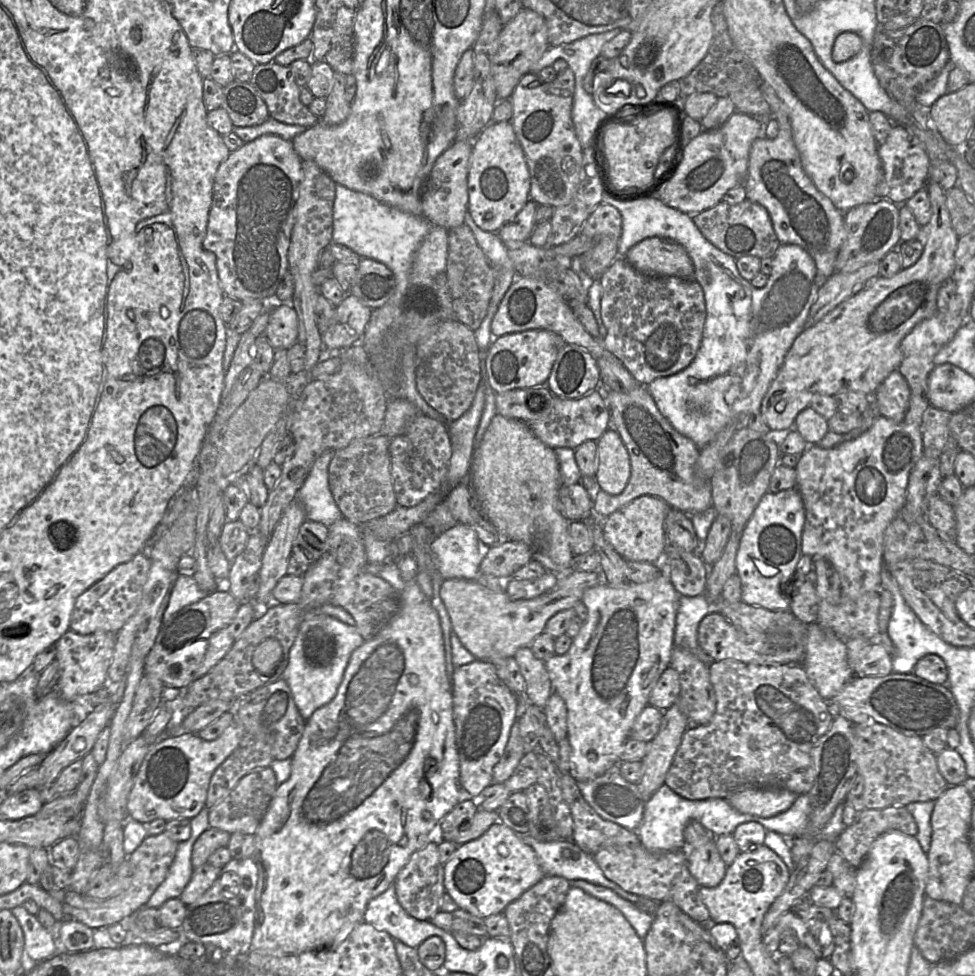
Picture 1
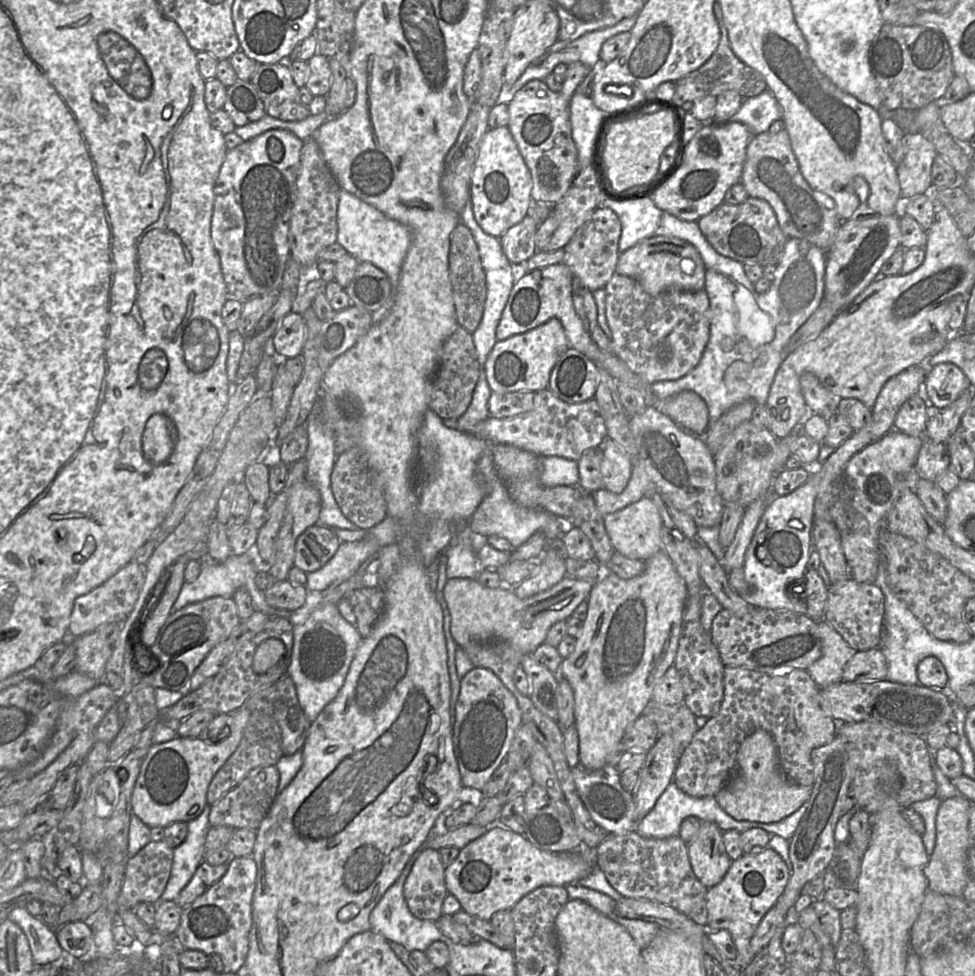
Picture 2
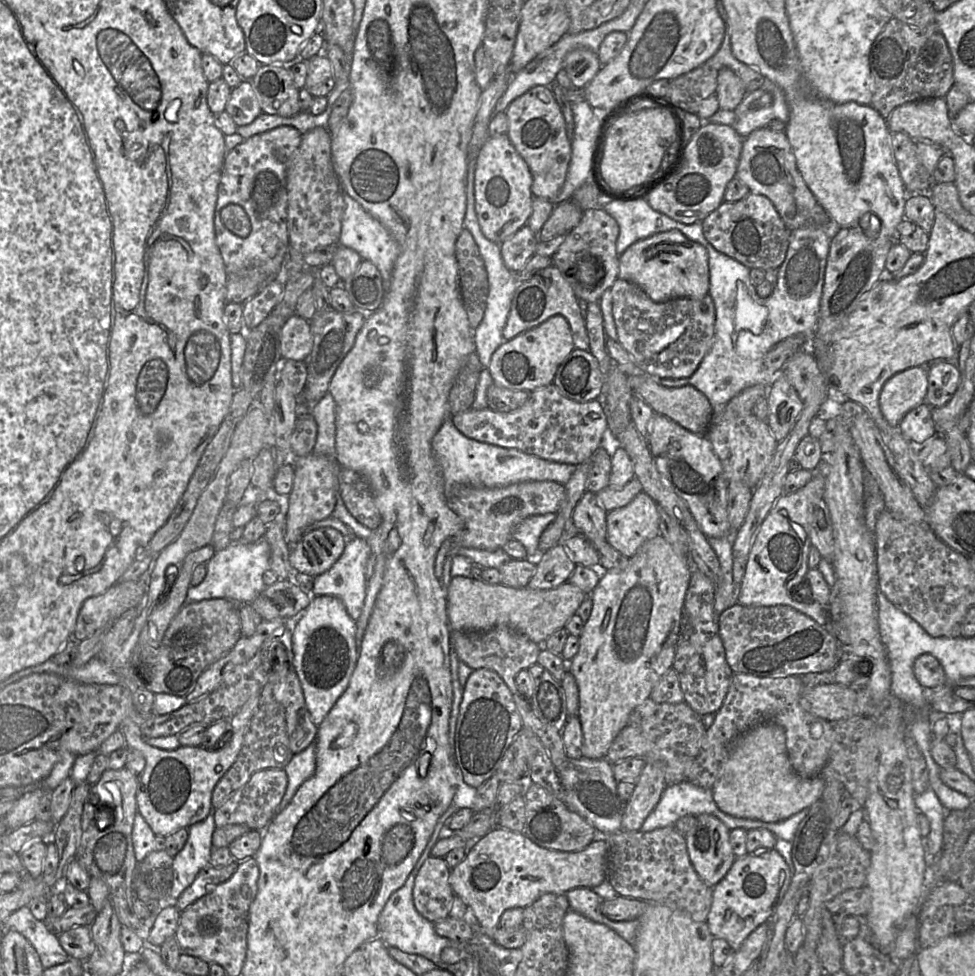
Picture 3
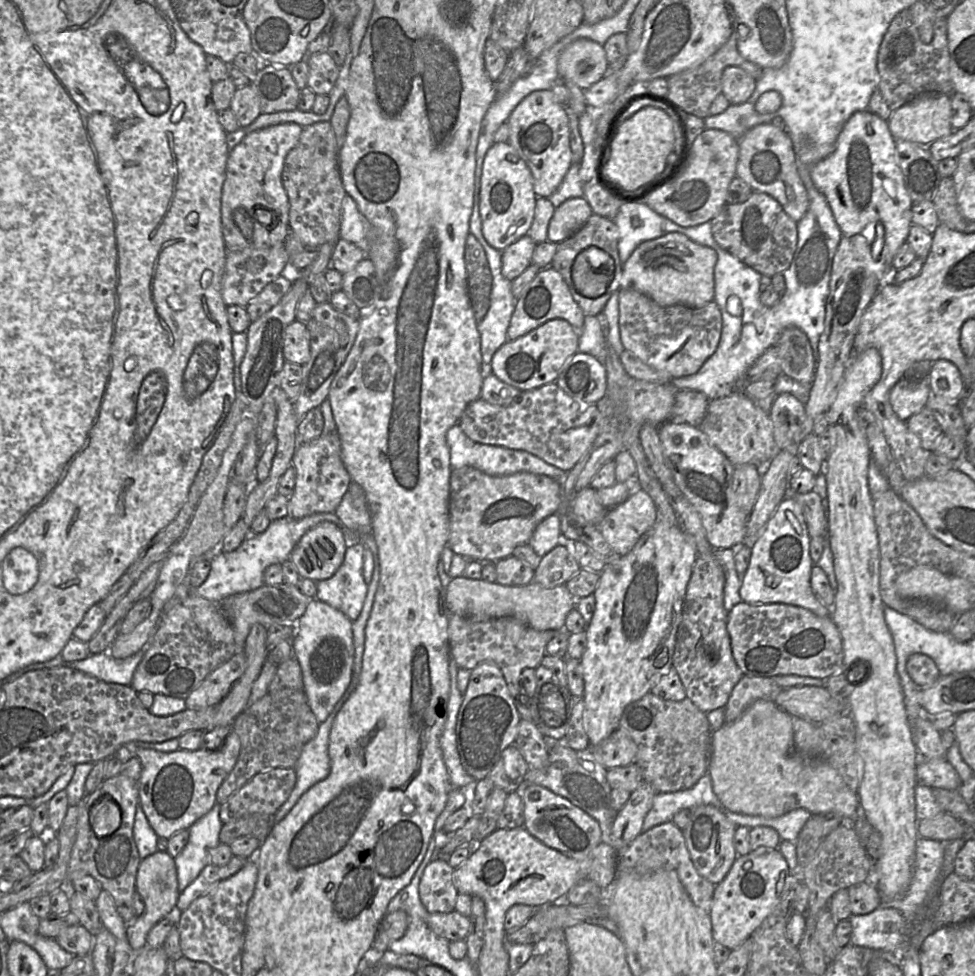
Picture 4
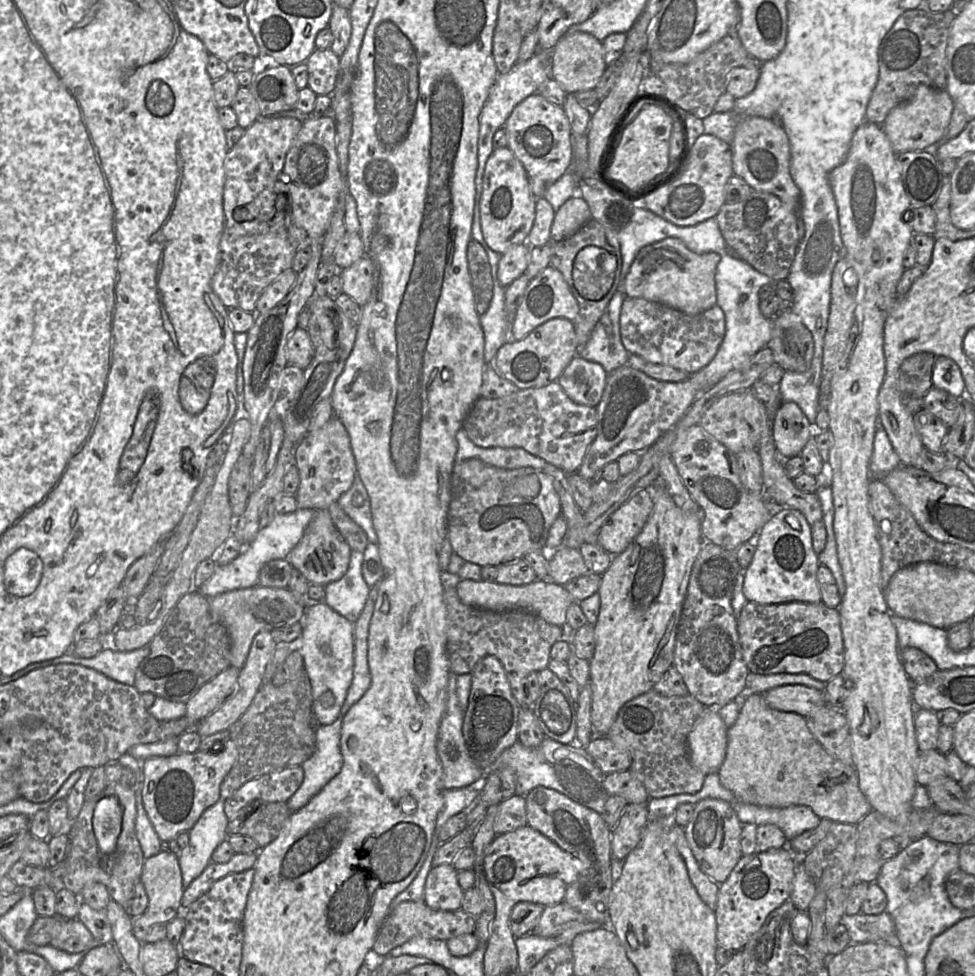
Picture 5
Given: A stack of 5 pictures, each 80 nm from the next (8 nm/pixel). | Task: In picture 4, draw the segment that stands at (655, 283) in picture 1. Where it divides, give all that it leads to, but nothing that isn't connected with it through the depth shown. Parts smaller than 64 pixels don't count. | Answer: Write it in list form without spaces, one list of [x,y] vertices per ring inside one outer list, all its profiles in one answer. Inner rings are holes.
[[[621,288],[619,330],[626,350],[655,370],[680,378],[695,374],[715,352],[721,336],[722,316],[714,300],[701,308],[660,306],[646,294]]]

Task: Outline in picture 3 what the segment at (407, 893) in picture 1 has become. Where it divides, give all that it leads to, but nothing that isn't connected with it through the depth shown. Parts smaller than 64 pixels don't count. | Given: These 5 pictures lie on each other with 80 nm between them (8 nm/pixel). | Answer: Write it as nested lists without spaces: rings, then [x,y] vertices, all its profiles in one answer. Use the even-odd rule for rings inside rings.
[[[429,856],[415,878],[412,890],[414,906],[432,923],[449,916],[455,896],[449,883],[450,872],[444,858]]]

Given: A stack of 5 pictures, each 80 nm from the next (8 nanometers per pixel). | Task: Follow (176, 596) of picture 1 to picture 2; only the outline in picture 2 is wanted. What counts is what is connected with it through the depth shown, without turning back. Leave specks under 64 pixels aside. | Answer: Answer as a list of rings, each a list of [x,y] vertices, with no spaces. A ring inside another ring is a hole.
[[[255,544],[244,554],[235,555],[231,553],[224,562],[214,562],[209,558],[198,561],[202,562],[201,572],[195,581],[184,582],[180,593],[173,604],[173,612],[189,604],[200,602],[212,597],[222,596],[232,598],[238,589],[246,589],[250,594],[254,610],[264,613],[269,617],[279,616],[287,618],[291,612],[293,612],[270,606],[266,602],[265,591],[262,591],[257,587],[255,582],[256,575],[262,570],[267,570],[267,565],[263,564],[258,548]]]

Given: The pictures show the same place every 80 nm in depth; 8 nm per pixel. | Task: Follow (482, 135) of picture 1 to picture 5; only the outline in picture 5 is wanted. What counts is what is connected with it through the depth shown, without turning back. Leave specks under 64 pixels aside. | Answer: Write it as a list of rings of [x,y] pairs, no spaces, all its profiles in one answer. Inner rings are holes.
[[[494,149],[484,170],[480,199],[482,232],[487,245],[493,251],[503,254],[512,245],[527,243],[536,216],[536,200],[528,173],[511,149]]]

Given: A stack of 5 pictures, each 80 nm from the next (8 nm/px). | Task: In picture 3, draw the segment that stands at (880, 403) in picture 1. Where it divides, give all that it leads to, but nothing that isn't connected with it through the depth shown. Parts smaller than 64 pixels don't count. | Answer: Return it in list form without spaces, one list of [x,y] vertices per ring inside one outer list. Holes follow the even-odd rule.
[[[922,403],[909,411],[898,425],[905,438],[916,446],[922,446],[937,435],[932,418],[932,407]]]

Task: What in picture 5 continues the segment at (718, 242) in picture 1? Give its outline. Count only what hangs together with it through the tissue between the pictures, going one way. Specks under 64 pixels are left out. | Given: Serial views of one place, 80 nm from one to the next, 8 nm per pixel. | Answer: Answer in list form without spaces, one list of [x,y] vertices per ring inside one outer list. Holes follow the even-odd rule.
[[[752,189],[745,200],[724,203],[715,217],[727,246],[737,257],[774,282],[787,278],[799,244],[798,211],[789,209],[777,196],[771,193]]]

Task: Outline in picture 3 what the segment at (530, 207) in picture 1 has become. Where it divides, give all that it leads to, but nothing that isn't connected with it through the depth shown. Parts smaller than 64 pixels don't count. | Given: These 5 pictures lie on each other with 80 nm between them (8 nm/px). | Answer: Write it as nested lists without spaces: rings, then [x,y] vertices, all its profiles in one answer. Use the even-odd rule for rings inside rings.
[[[526,224],[500,243],[501,256],[506,267],[513,273],[520,271],[536,254],[538,241],[538,236]]]

